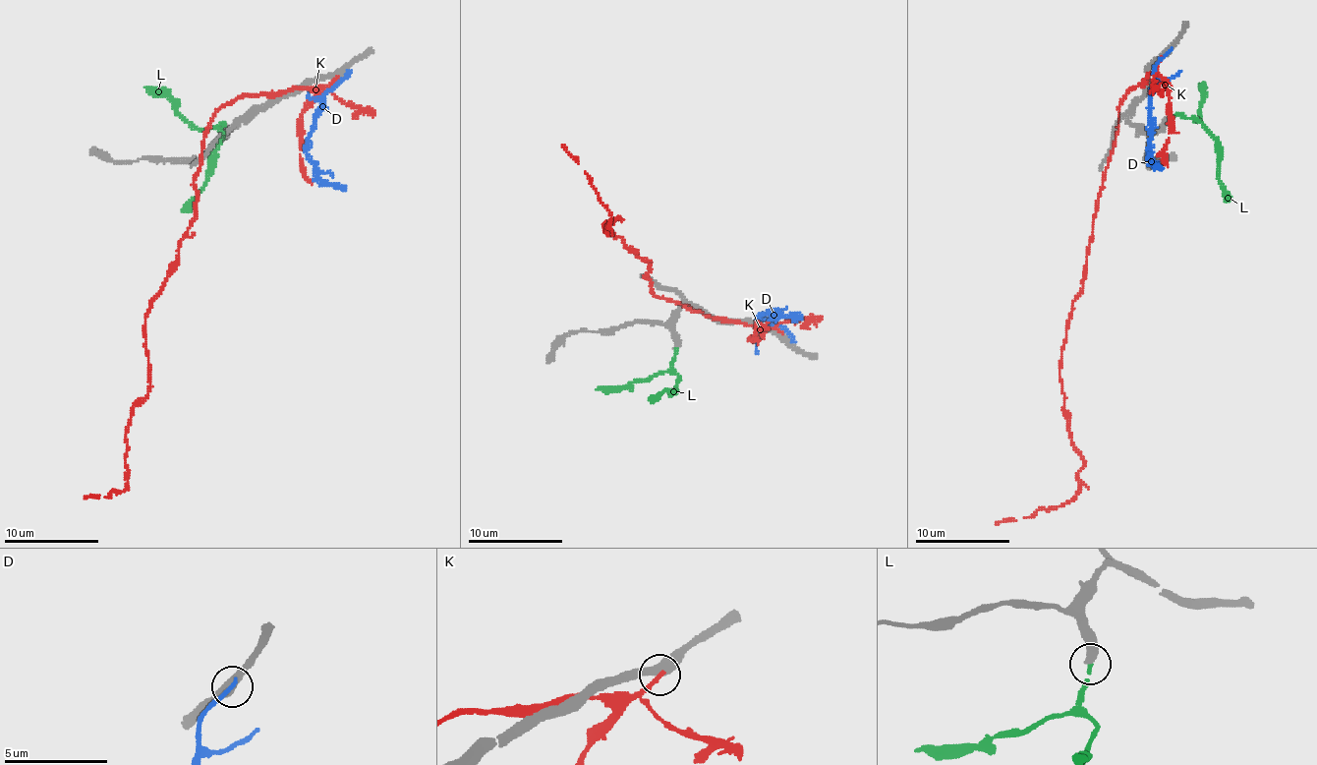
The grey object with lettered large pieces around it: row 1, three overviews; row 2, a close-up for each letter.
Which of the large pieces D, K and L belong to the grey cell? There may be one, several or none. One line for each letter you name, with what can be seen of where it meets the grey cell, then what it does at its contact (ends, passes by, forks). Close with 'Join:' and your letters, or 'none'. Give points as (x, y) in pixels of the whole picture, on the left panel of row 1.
L: meets grey at (225, 124); it ends there
Join: L

